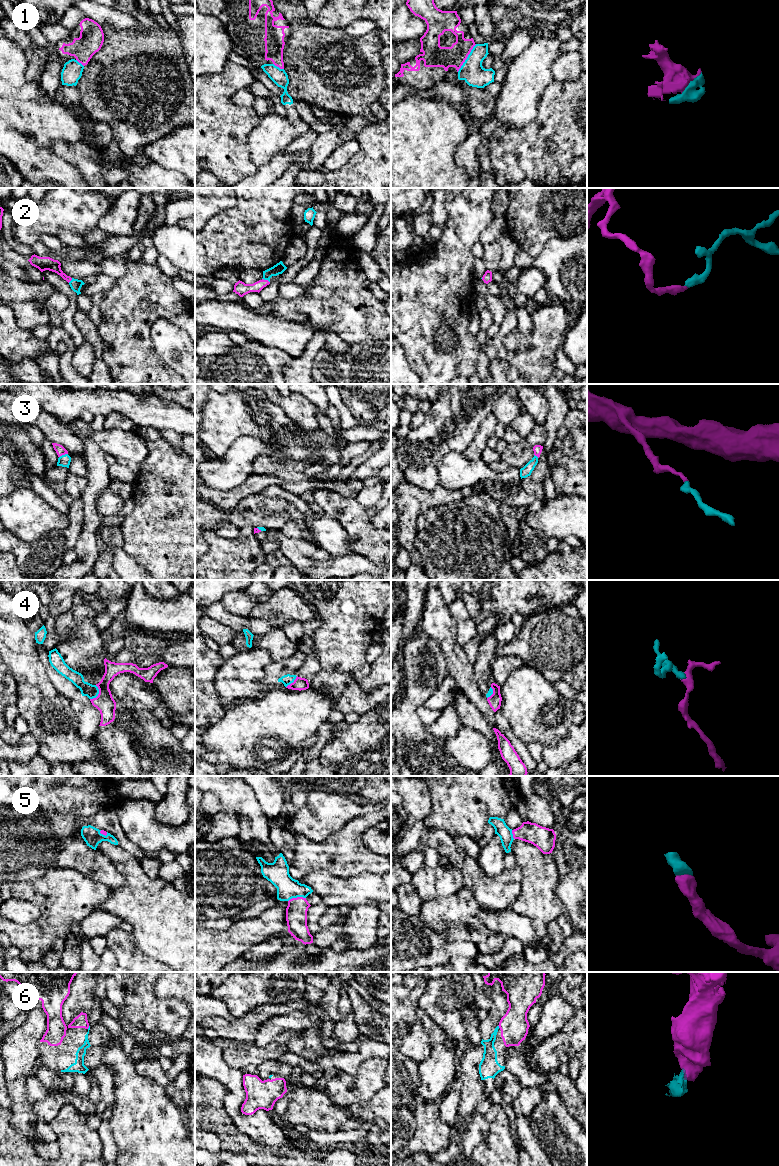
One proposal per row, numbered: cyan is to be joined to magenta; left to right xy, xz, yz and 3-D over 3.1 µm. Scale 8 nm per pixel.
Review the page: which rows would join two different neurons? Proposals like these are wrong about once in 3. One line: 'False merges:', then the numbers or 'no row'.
False merges: no row

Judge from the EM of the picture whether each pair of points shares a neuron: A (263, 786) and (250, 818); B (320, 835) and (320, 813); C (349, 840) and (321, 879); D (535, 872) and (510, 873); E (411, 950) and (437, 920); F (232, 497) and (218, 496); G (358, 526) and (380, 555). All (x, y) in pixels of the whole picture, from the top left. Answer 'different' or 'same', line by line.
A: different
B: same
C: different
D: different
E: different
F: same
G: same

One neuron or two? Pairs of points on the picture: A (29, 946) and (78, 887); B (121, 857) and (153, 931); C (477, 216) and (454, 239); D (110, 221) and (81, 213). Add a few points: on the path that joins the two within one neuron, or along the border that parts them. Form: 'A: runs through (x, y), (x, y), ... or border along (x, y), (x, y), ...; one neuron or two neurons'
A: runs through (44, 931), (56, 919), (63, 902); one neuron
B: runs through (134, 875), (140, 896), (153, 909), (153, 913); one neuron
C: runs through (470, 223), (461, 232), (461, 239); one neuron
D: border along (113, 206), (99, 220), (97, 227); two neurons

